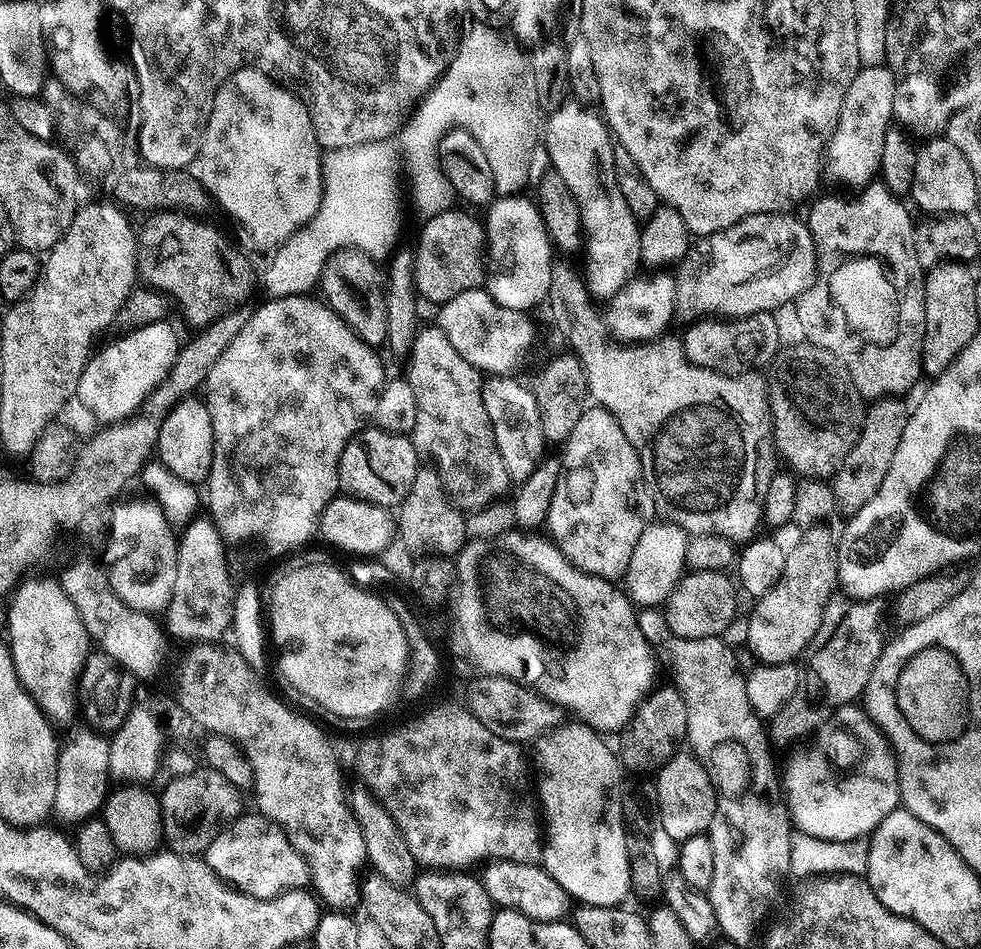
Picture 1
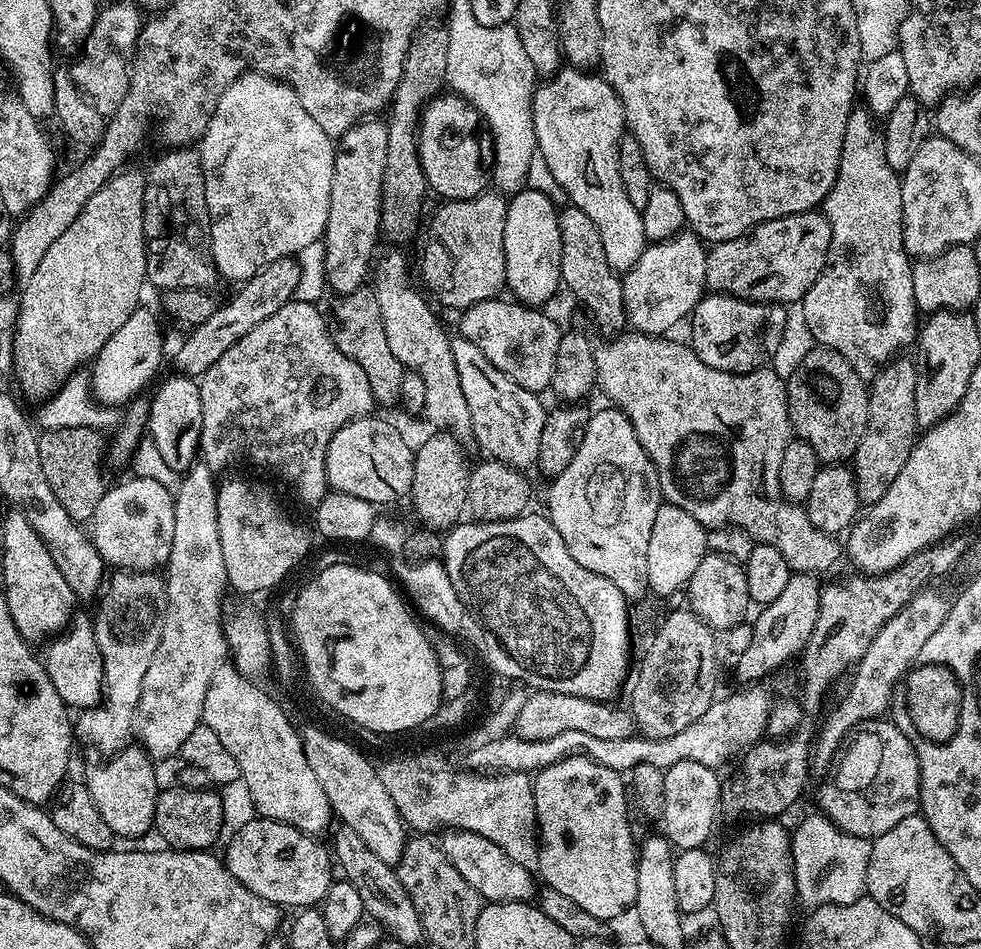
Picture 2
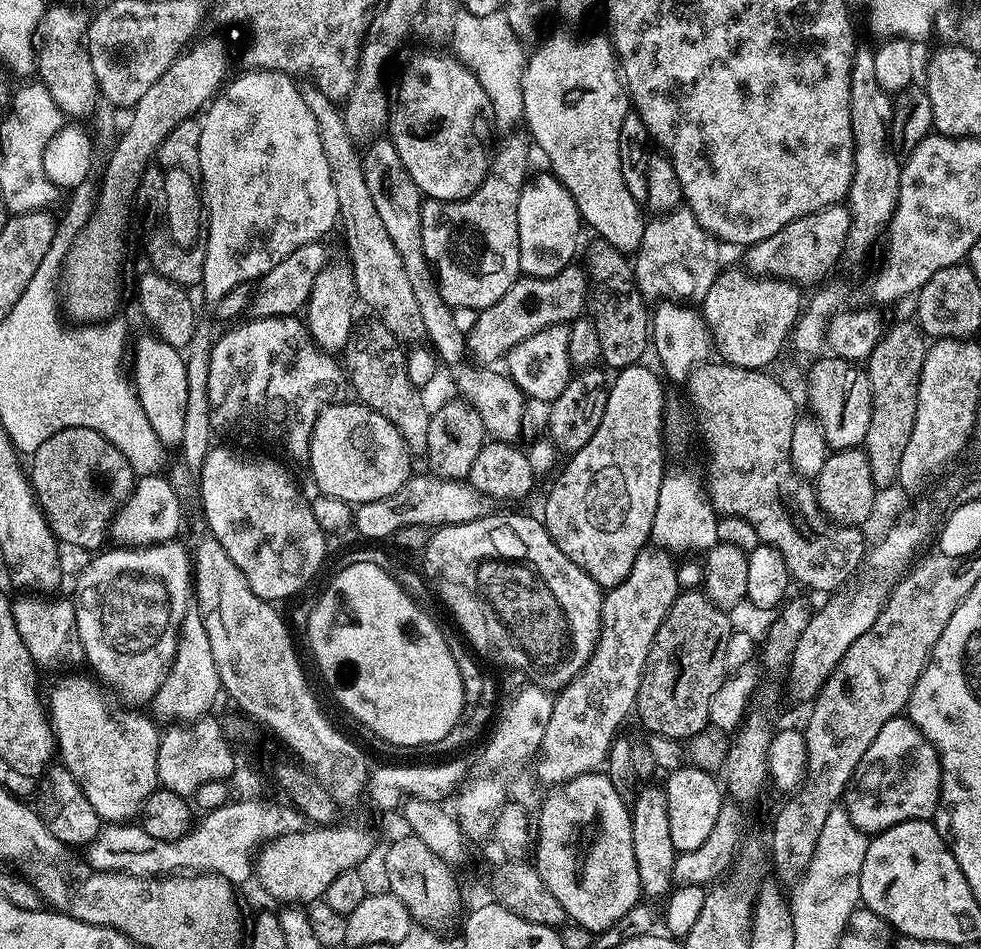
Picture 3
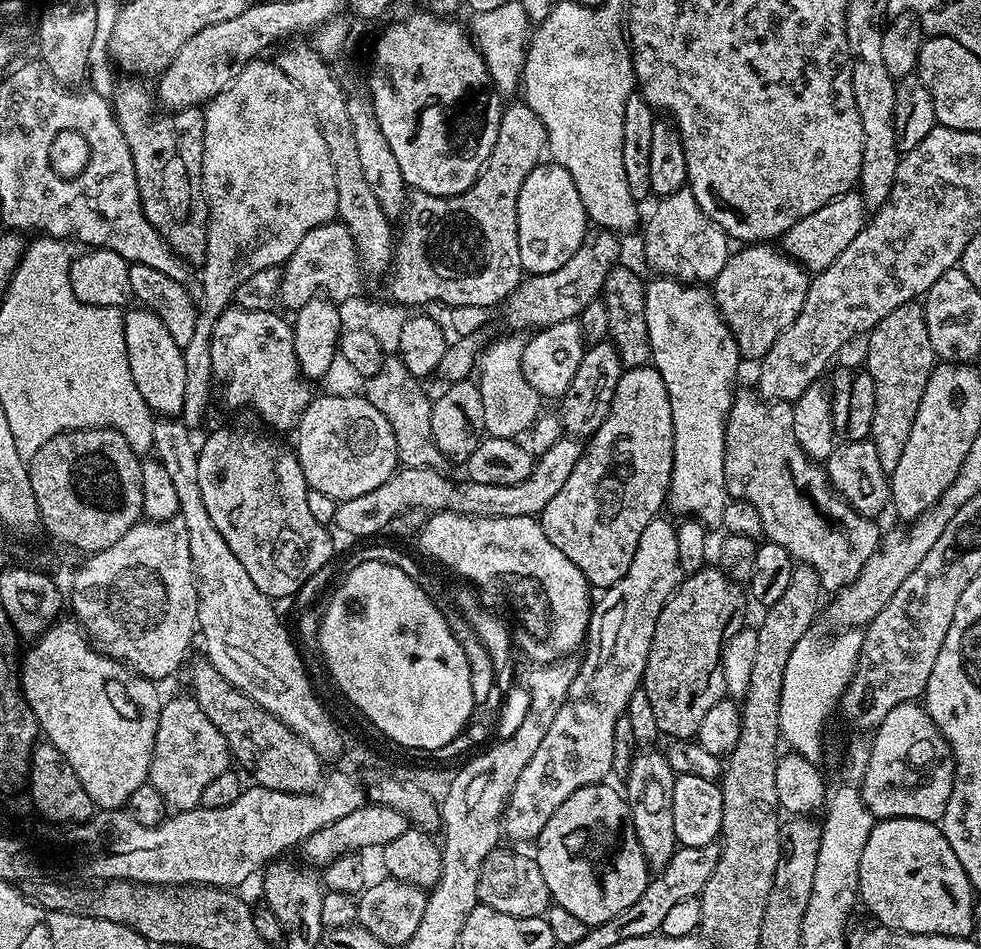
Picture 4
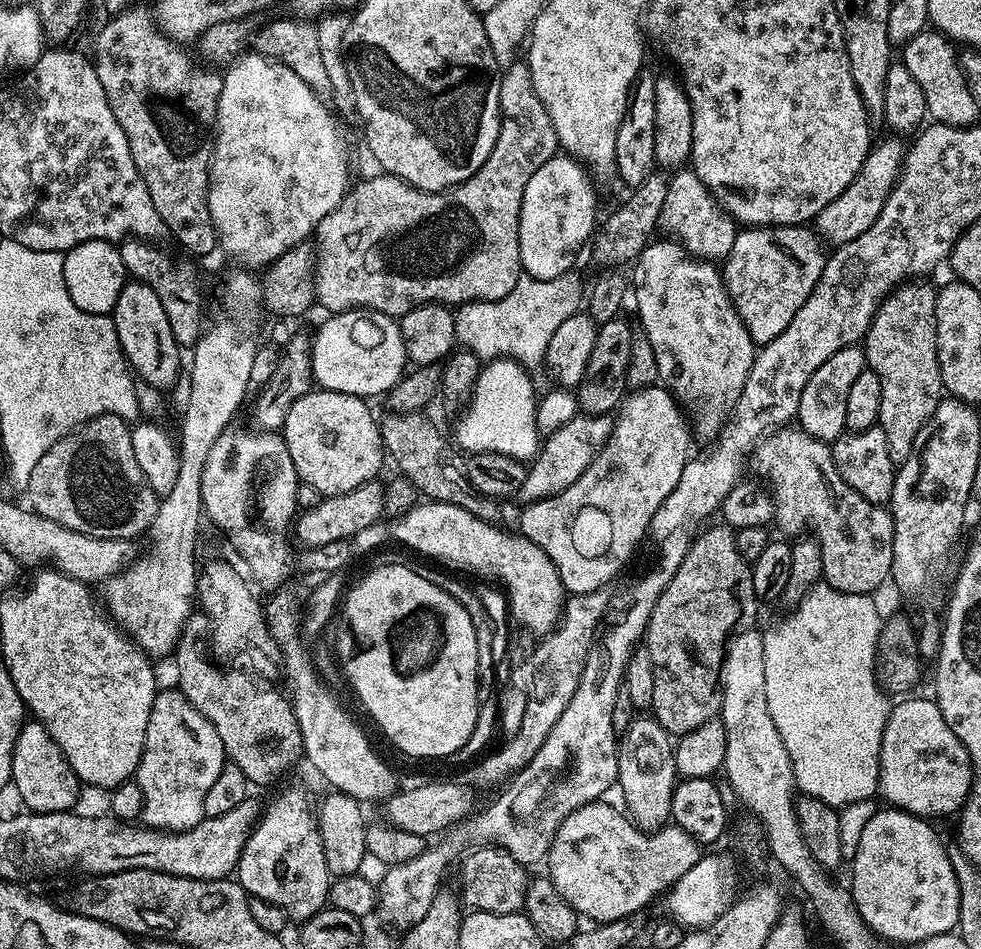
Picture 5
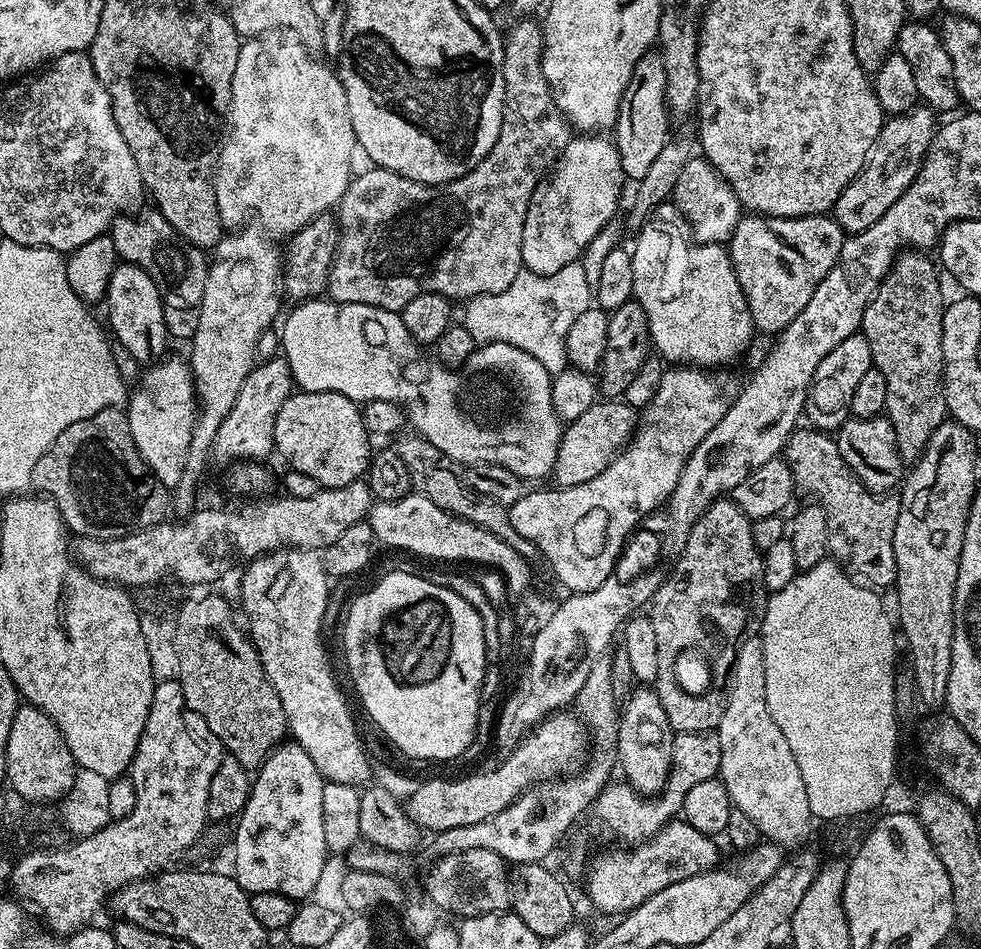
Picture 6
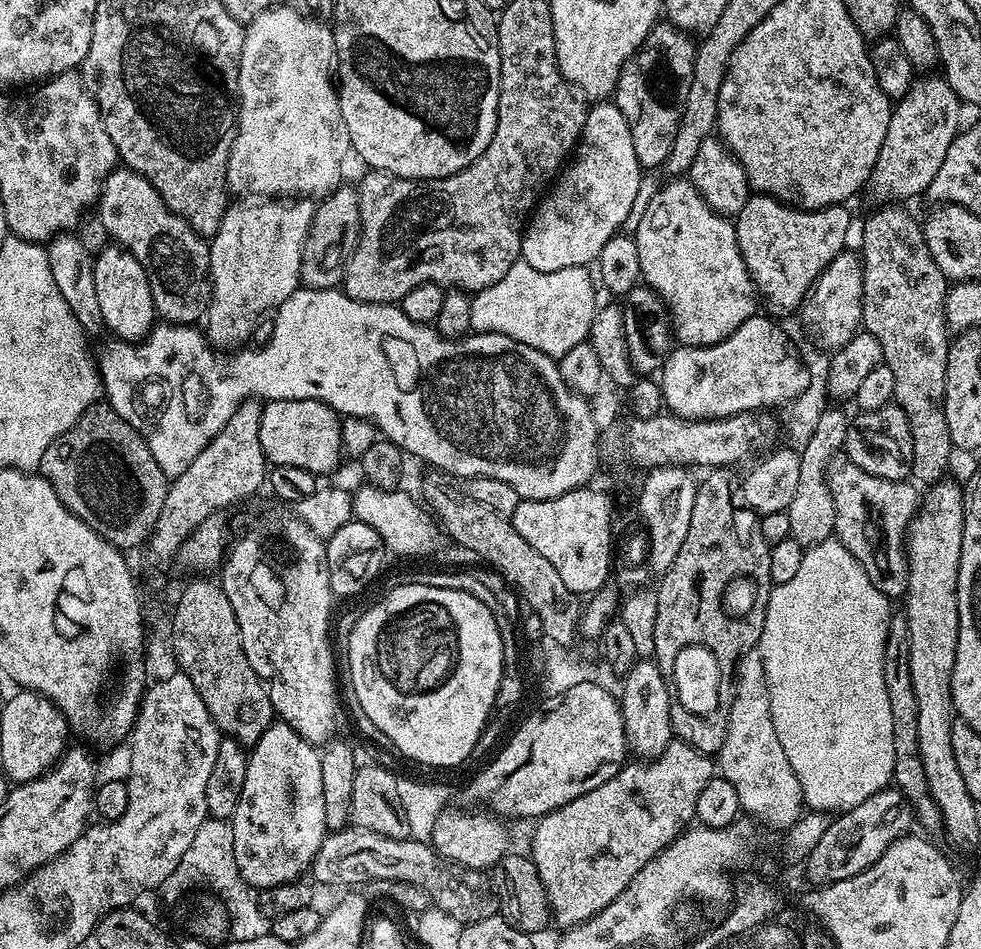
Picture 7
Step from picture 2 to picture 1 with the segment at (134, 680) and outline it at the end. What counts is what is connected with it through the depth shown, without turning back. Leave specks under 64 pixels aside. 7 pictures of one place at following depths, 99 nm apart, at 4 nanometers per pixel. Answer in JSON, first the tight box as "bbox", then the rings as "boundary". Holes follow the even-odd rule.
{"bbox":[54,726,110,823],"boundary":[[[80,726],[77,732],[66,736],[66,743],[60,751],[58,760],[58,790],[54,790],[54,812],[66,823],[77,822],[95,817],[104,807],[110,791],[110,746],[101,733]]]}

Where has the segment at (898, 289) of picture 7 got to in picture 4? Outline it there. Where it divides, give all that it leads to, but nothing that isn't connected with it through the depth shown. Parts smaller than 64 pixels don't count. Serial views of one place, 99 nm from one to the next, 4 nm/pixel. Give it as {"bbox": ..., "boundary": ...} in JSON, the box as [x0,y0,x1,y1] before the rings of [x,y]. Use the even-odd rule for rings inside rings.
{"bbox":[866,303,938,474],"boundary":[[[923,303],[903,304],[898,306],[898,310],[890,310],[890,314],[886,314],[886,318],[882,318],[882,322],[878,322],[867,333],[867,340],[866,370],[870,378],[874,378],[876,387],[870,439],[878,450],[878,462],[882,462],[882,470],[890,474],[906,450],[906,441],[910,438],[910,430],[914,430],[914,418],[922,402],[922,390],[926,390],[926,382],[938,363],[934,346],[930,346]]]}

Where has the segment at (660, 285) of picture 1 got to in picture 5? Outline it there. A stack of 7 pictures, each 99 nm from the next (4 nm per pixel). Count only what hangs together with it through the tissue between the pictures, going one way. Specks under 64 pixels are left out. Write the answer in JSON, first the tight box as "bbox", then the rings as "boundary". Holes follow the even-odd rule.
{"bbox":[659,170,738,262],"boundary":[[[680,170],[668,181],[666,202],[662,202],[659,231],[679,244],[689,257],[701,262],[720,262],[730,254],[738,225],[712,197],[710,190],[691,170]]]}

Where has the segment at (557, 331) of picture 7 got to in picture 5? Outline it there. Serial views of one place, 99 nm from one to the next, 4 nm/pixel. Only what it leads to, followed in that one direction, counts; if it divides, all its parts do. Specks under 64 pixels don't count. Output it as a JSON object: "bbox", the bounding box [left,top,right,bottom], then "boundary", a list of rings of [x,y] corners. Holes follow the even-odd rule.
{"bbox":[454,271,582,374],"boundary":[[[575,271],[564,272],[558,278],[539,280],[527,274],[521,275],[520,281],[501,300],[473,300],[471,304],[461,304],[455,309],[454,330],[456,343],[461,349],[473,352],[482,362],[491,360],[515,360],[525,368],[529,374],[543,369],[546,364],[550,338],[554,338],[554,330],[566,322],[566,318],[577,315],[582,308],[582,288]]]}

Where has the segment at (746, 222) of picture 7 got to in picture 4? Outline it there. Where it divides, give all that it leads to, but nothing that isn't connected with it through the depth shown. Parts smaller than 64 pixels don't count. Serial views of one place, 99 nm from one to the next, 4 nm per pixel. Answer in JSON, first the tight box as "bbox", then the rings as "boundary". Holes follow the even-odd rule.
{"bbox":[710,242,809,358],"boundary":[[[752,242],[731,253],[722,274],[711,281],[710,291],[720,316],[734,334],[741,357],[763,358],[774,342],[794,322],[806,302],[809,273],[787,252],[768,242]]]}

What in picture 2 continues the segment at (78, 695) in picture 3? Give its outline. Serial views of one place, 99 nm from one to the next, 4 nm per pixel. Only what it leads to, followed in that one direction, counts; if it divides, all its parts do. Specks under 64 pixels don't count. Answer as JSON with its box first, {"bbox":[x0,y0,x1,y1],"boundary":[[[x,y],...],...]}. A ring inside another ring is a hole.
{"bbox":[86,746,158,837],"boundary":[[[125,746],[114,756],[107,757],[103,761],[101,768],[92,768],[86,777],[86,783],[90,790],[90,798],[94,798],[94,806],[98,814],[102,814],[106,826],[110,826],[113,837],[120,836],[144,836],[147,832],[153,831],[154,806],[158,795],[156,788],[156,768],[153,760],[144,753],[144,749],[139,746]]]}

